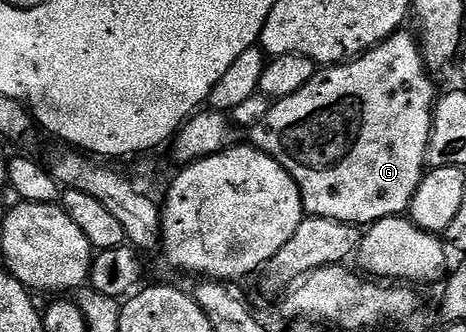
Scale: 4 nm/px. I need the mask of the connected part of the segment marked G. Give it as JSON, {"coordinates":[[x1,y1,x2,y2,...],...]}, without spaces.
{"coordinates":[[407,31,394,33,389,39,385,39,380,45,374,45,369,52,354,57,352,61,345,61,342,65,329,65,320,68,313,75,313,79,309,79,309,83,305,83,305,87,301,87,301,91,297,91,297,95,289,95,285,99,274,102,269,115,265,115,265,119,260,125,249,130,250,144,254,145,256,149,265,151,265,155,277,159,277,163,281,163,281,167,285,171,289,171,289,175,295,180,301,191,303,211,308,217,333,219,350,225,370,227,386,217,406,214,411,208,411,200,417,187,423,181,427,165,427,148,431,138,431,124,435,118,437,100,435,85,431,82,430,76,432,77,432,74,423,62,423,51,419,48,418,40,412,34,410,37]]}

